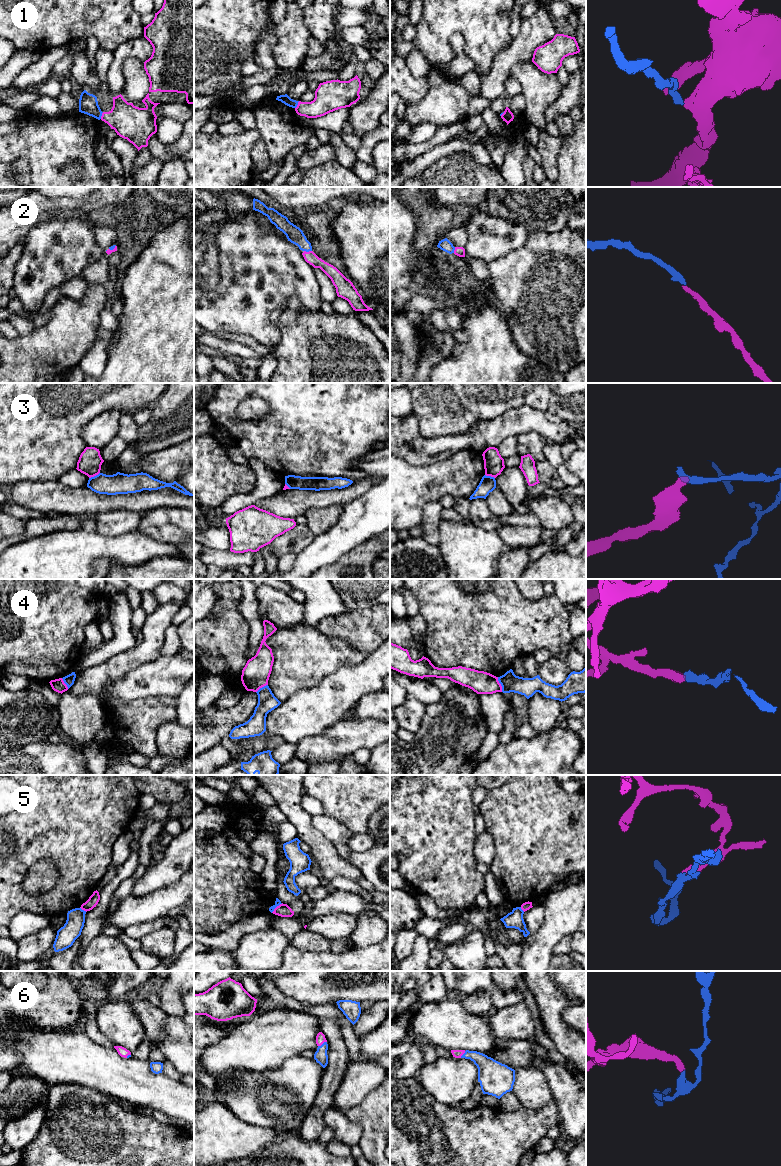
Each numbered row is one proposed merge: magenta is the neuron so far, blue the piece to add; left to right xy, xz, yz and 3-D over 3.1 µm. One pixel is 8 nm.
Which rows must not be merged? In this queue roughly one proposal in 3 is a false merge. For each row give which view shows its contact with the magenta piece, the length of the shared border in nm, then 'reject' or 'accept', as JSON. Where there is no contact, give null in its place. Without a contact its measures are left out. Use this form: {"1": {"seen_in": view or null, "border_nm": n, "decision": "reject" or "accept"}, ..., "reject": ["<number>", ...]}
{"1": {"seen_in": "xz", "border_nm": 70, "decision": "reject"}, "2": {"seen_in": "xz", "border_nm": 60, "decision": "accept"}, "3": {"seen_in": "xy", "border_nm": 100, "decision": "reject"}, "4": {"seen_in": "yz", "border_nm": 130, "decision": "reject"}, "5": {"seen_in": "xz", "border_nm": 120, "decision": "reject"}, "6": {"seen_in": "xz", "border_nm": 80, "decision": "accept"}, "reject": ["1", "3", "4", "5"]}

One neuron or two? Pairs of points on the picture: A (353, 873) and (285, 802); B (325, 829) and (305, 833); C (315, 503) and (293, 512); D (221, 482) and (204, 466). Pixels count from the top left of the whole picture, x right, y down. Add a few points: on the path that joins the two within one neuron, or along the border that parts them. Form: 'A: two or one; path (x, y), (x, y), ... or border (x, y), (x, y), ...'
A: one; path (334, 860), (304, 829), (302, 821)
B: two; border (311, 816), (311, 824), (332, 843)
C: one; path (310, 503), (302, 503), (298, 507)
D: one; path (216, 477), (213, 477), (207, 471)

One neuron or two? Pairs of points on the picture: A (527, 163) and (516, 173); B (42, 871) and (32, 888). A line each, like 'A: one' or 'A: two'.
A: two
B: one

